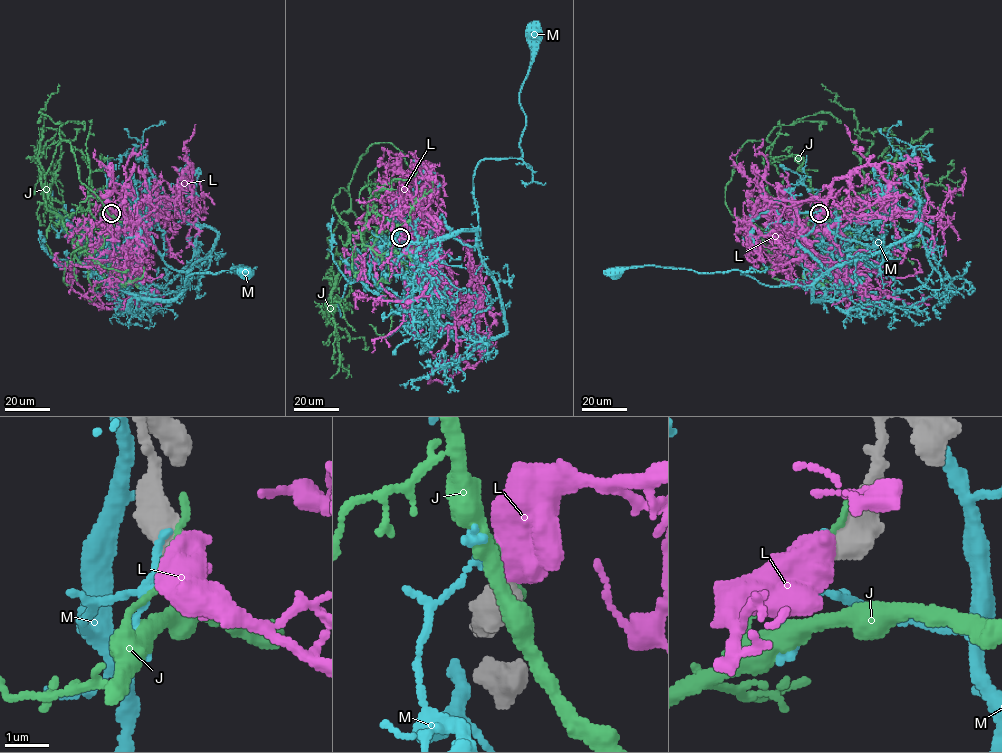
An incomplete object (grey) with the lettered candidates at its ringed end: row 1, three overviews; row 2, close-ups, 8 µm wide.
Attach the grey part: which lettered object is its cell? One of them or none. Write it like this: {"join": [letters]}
{"join": ["L"]}

